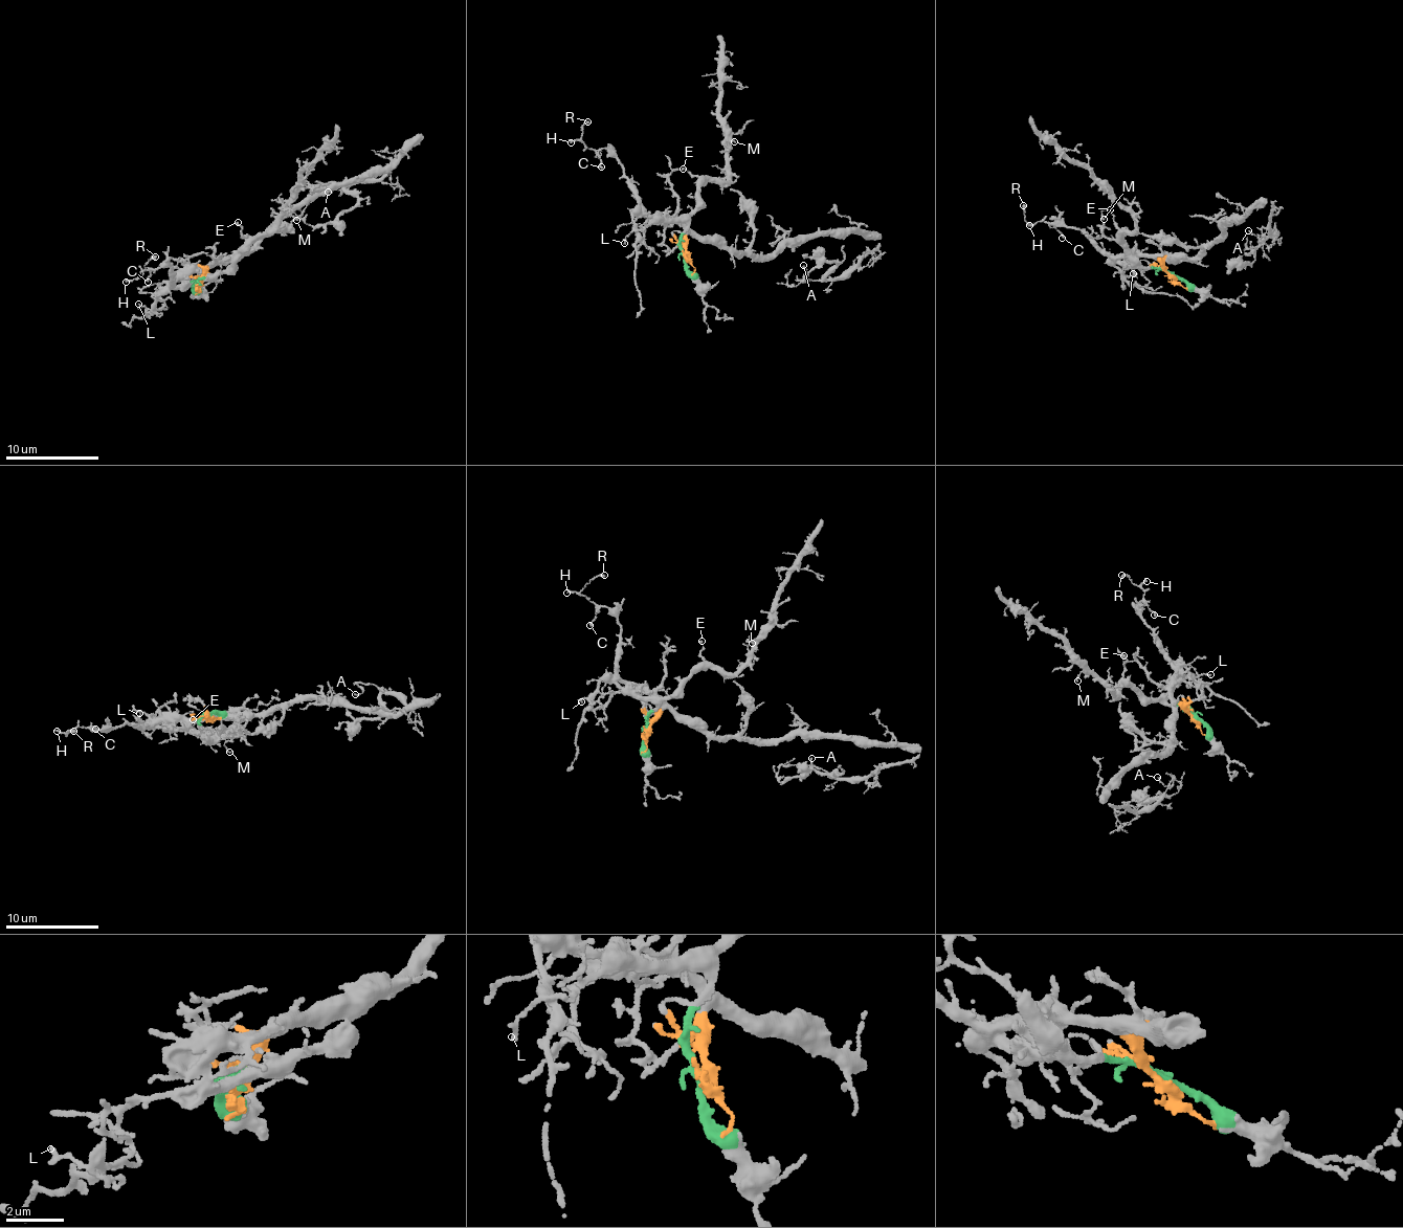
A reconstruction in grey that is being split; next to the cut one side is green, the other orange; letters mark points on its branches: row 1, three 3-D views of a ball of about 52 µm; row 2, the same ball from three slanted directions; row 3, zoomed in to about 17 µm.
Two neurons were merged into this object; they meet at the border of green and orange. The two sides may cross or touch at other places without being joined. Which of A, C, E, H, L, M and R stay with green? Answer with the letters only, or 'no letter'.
E, L, M

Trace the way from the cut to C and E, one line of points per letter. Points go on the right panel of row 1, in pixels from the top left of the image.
C: (1173, 274), (1151, 257), (1134, 250), (1114, 254), (1072, 227), (1049, 224), (1063, 238)
E: (1173, 274), (1144, 268), (1132, 255), (1109, 208)

